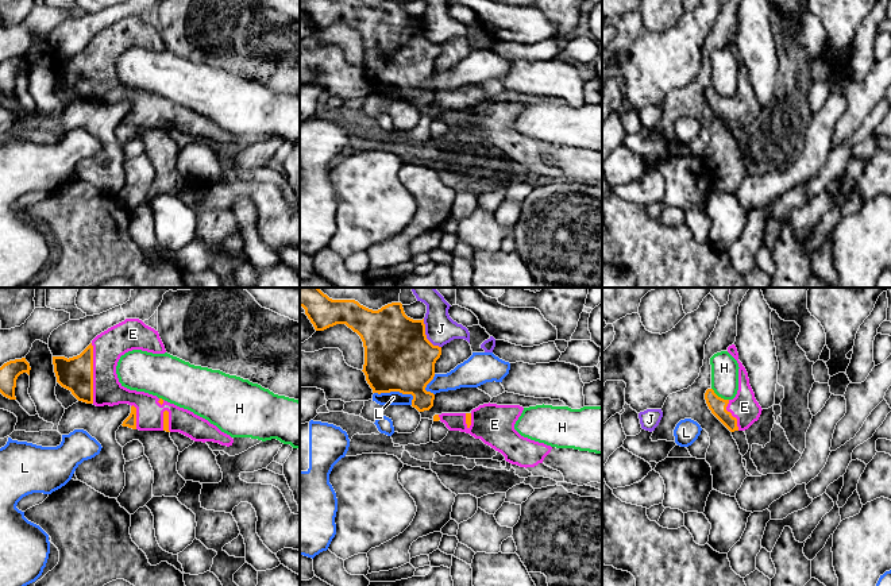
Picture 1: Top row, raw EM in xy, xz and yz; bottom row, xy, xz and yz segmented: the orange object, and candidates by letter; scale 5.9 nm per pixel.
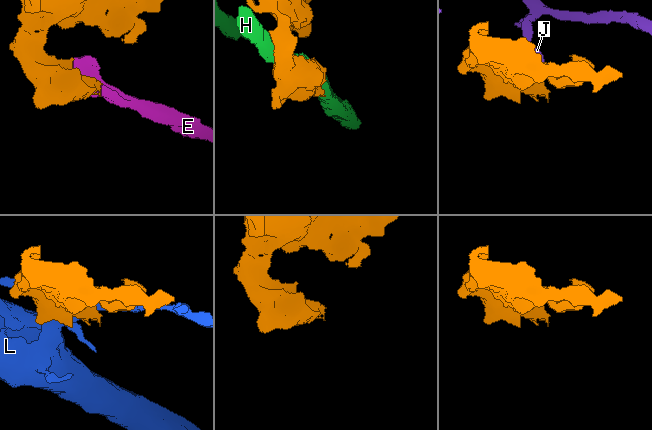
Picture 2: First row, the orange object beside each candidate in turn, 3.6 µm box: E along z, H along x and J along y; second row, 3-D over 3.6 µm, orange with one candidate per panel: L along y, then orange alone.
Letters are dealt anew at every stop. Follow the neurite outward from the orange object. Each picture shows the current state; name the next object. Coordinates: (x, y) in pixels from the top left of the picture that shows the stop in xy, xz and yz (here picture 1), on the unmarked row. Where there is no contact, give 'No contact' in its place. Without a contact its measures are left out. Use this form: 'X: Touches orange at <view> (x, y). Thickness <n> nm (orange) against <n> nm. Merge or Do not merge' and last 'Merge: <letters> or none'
E: Touches orange at xy (92, 70). Thickness 200 nm (orange) against 180 nm. Merge
H: Touches orange at yz (720, 95). Thickness 100 nm (orange) against 160 nm. Do not merge
J: Touches orange at xz (425, 33). Thickness 400 nm (orange) against 180 nm. Do not merge
L: Touches orange at xz (394, 88). Thickness 400 nm (orange) against 80 nm. Do not merge
Merge: E

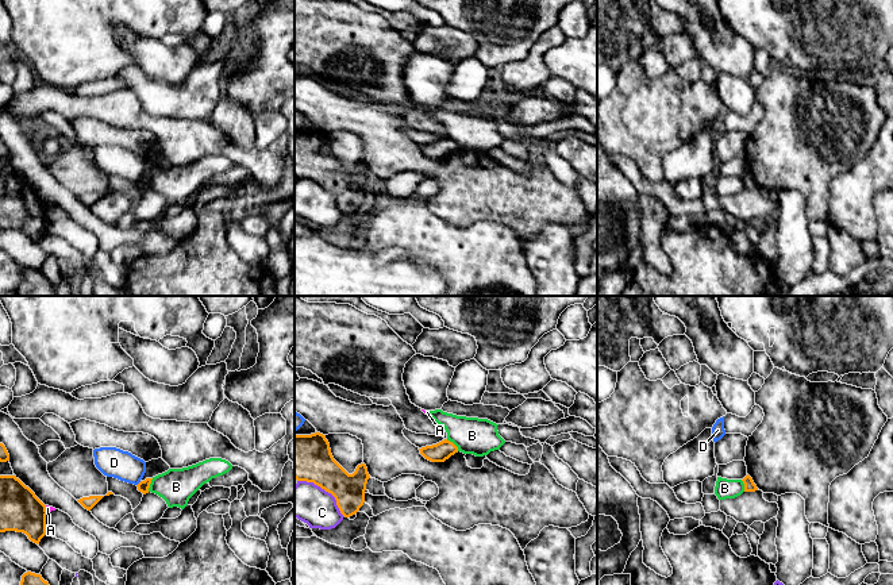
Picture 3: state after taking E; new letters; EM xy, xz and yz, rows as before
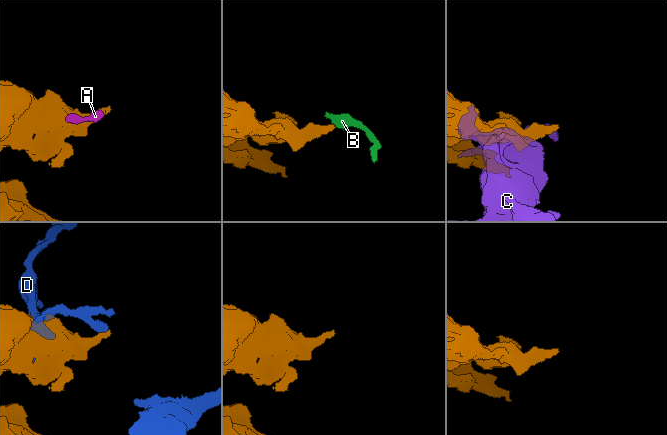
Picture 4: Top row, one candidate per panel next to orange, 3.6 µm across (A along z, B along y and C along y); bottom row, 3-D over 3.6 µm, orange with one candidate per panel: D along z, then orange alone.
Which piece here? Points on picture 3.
A: Touches orange at xy (45, 207). Thickness 240 nm (orange) against 30 nm. Do not merge
B: Touches orange at xz (453, 141). Thickness 120 nm (orange) against 220 nm. Do not merge
C: Touches orange at xz (326, 188). Thickness 280 nm (orange) against 220 nm. Do not merge
D: Touches orange at xy (138, 181). Thickness 70 nm (orange) against 180 nm. Do not merge
Merge: none

